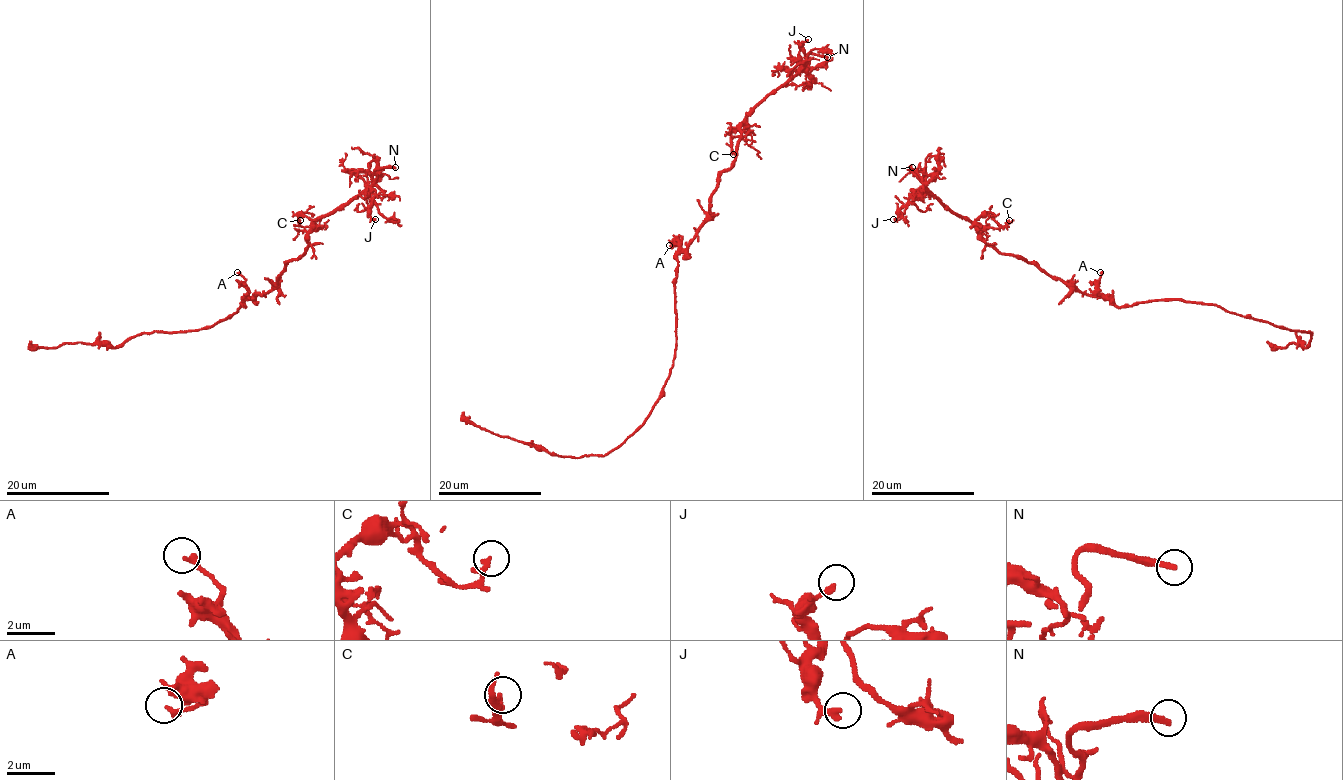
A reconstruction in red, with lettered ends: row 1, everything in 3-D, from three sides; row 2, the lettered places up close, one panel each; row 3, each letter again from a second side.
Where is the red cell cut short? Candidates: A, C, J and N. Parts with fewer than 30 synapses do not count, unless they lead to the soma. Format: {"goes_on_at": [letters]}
{"goes_on_at": ["N"]}

